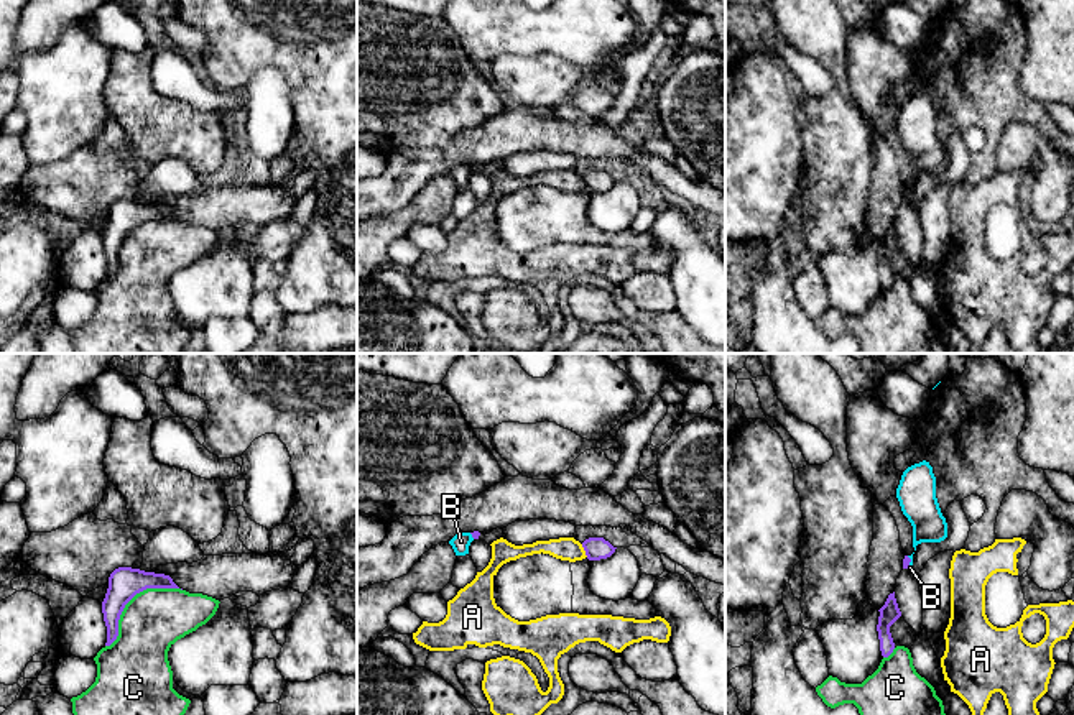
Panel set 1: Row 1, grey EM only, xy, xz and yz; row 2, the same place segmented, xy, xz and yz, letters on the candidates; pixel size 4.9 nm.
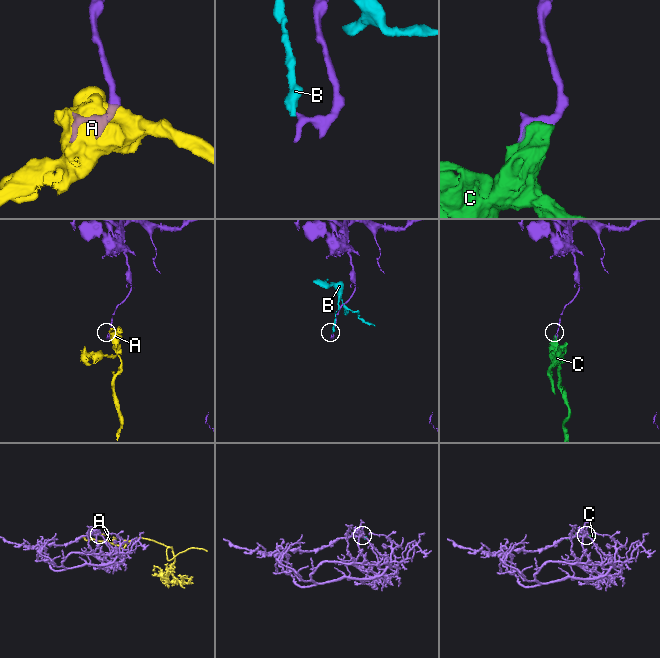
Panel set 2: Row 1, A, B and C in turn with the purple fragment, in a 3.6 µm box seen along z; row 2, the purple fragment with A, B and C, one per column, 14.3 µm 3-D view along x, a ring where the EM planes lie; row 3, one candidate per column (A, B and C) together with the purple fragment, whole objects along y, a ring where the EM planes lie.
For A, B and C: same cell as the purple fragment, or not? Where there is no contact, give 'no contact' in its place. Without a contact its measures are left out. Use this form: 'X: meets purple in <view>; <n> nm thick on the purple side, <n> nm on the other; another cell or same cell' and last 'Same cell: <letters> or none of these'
A: meets purple in xz; 110 nm thick on the purple side, 110 nm on the other; another cell
B: meets purple in yz; 40 nm thick on the purple side, 20 nm on the other; another cell
C: meets purple in xy; 160 nm thick on the purple side, 300 nm on the other; another cell
Same cell: none of these

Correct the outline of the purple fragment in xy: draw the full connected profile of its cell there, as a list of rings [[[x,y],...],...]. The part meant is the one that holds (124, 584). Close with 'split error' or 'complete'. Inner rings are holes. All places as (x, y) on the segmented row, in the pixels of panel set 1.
[[[118,567],[109,577],[109,588],[102,602],[107,643],[110,646],[118,636],[118,620],[125,605],[146,588],[179,588],[169,575],[145,572],[132,567]]] | complete

